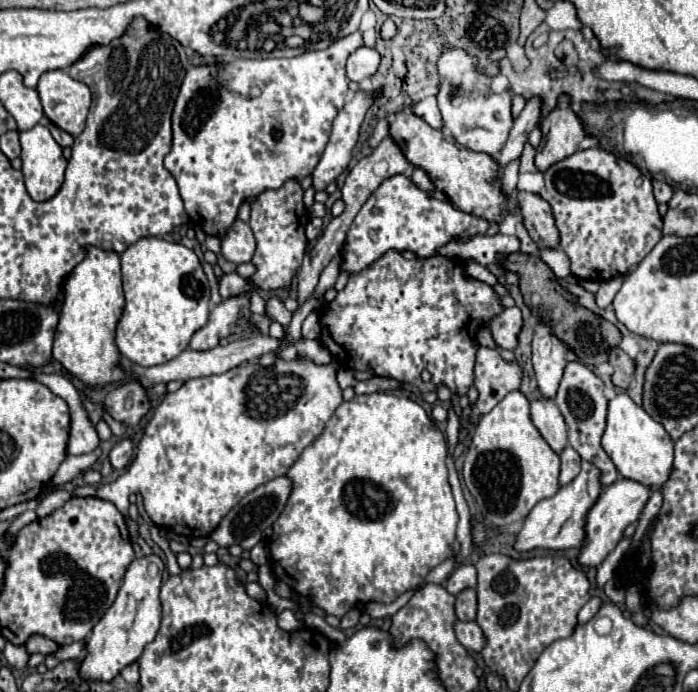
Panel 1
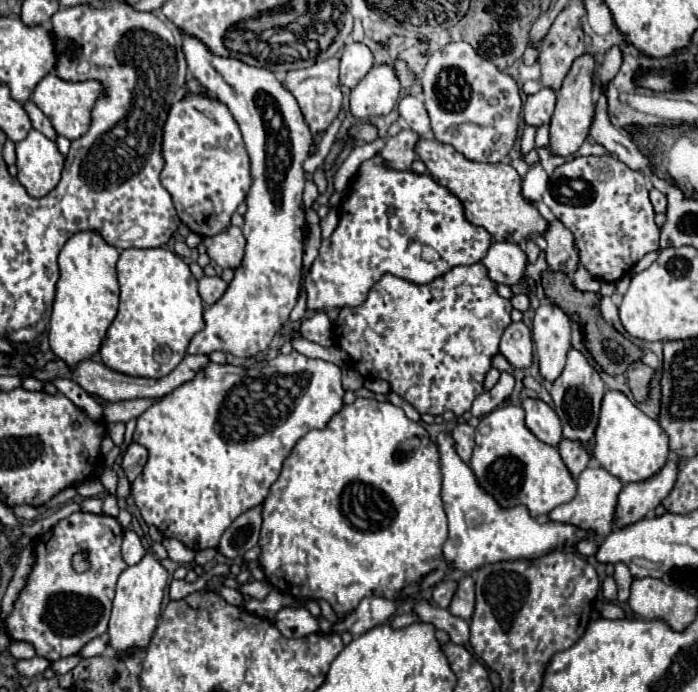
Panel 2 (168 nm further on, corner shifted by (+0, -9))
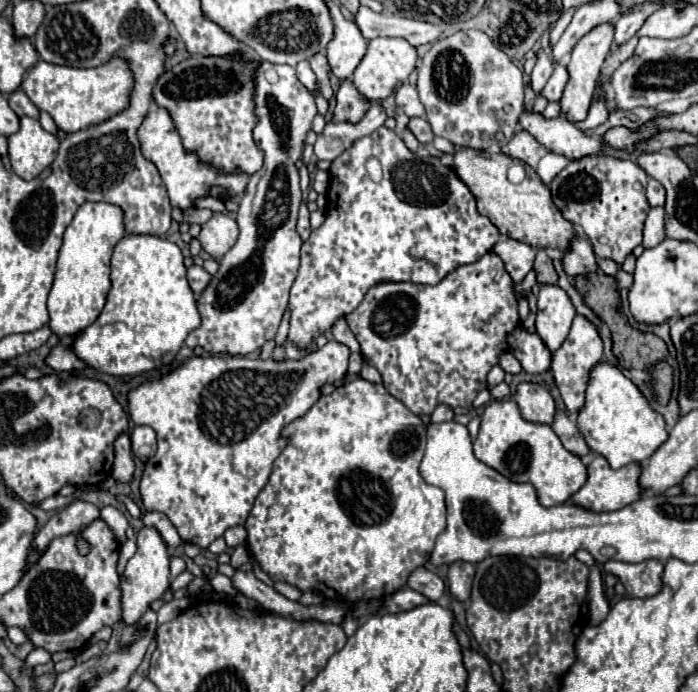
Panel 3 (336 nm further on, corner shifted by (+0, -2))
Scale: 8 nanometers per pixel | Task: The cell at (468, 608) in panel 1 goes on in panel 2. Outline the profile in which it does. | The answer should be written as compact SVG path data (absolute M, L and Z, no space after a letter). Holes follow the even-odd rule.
M470 575L458 579L458 589L454 593L454 599L452 599L448 611L466 621L472 617L472 613L474 613L474 579Z

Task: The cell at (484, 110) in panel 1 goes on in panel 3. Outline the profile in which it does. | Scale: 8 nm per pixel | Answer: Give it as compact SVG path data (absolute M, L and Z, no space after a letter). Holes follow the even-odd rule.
M480 30L438 38L418 68L418 92L432 132L474 150L498 152L514 136L524 110L522 70Z

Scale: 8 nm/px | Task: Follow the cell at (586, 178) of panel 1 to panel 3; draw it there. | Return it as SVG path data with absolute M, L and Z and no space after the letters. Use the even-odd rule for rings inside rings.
M590 154L570 160L548 188L562 216L582 226L582 232L592 242L594 254L600 258L610 258L622 266L626 256L642 244L642 230L650 212L650 204L646 200L646 182L648 176L636 162L608 154Z

